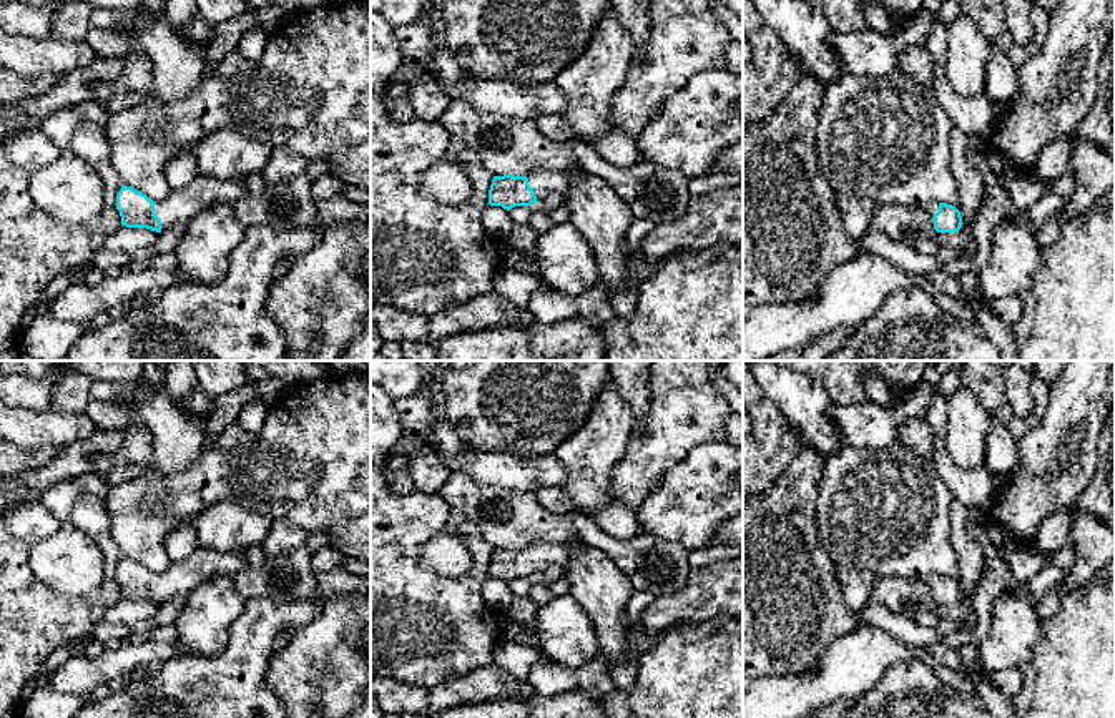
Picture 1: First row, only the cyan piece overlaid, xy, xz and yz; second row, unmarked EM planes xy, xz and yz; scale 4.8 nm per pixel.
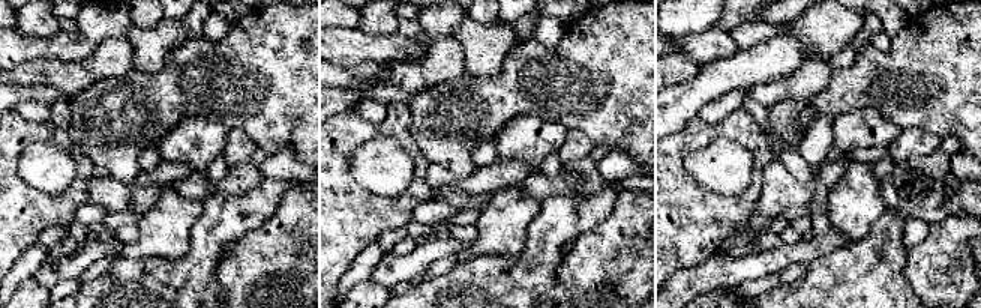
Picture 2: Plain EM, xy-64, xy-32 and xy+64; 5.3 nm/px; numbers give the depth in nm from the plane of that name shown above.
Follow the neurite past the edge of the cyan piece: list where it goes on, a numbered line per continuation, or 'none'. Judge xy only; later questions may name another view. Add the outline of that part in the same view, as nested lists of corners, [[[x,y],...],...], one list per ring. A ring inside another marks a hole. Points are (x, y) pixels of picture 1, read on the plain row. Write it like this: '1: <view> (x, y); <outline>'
1: xy (181, 577); [[[196,547],[194,552],[161,572],[155,573],[155,585],[161,592],[161,603],[178,593],[189,593],[203,582],[218,575],[234,575],[249,568],[244,553],[224,553]]]

